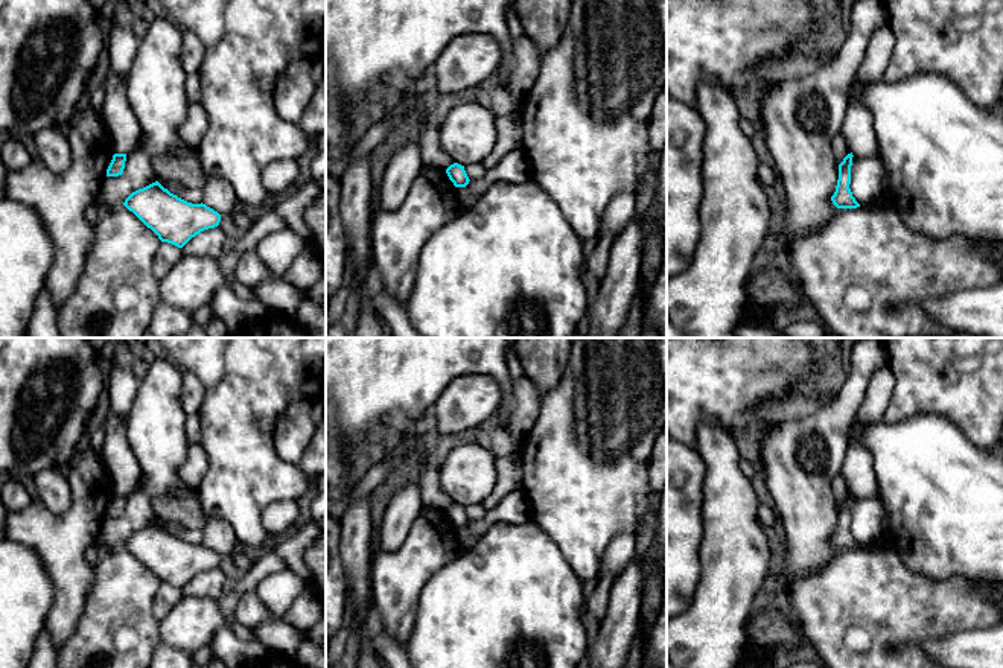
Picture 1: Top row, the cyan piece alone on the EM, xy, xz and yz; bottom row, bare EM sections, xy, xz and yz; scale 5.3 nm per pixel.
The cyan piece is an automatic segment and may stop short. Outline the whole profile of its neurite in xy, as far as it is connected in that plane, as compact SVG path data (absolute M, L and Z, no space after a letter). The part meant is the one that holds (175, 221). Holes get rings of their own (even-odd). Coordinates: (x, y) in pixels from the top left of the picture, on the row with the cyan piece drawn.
M158 181L132 192L123 202L161 242L183 248L204 230L215 228L221 215L205 204L192 204Z

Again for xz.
M454 163L446 169L449 180L454 183L455 187L466 187L469 184L469 177L464 170L464 166Z

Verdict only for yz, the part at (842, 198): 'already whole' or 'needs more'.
already whole

